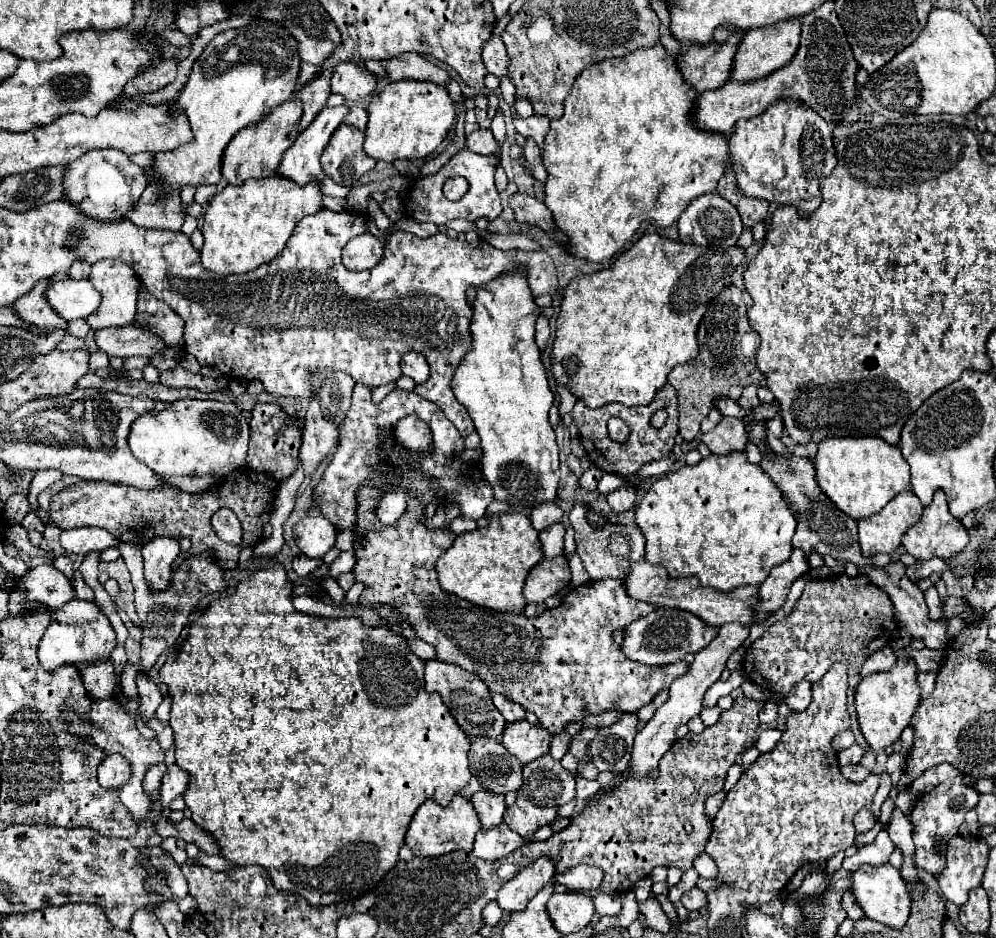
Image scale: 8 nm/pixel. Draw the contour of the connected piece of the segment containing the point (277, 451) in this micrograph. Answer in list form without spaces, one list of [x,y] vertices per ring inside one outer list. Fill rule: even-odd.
[[[258,403],[252,409],[252,419],[250,419],[250,449],[246,463],[254,471],[270,473],[274,479],[284,481],[288,479],[298,461],[298,449],[300,449],[300,425],[296,417],[290,417],[286,411],[282,411],[278,405],[272,403]]]

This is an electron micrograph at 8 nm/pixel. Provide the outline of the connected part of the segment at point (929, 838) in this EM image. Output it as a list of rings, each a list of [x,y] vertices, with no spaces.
[[[948,779],[918,799],[916,807],[912,809],[912,825],[914,825],[912,837],[916,843],[916,863],[920,869],[924,869],[934,877],[942,873],[944,859],[936,853],[934,841],[940,841],[942,845],[946,845],[950,837],[958,833],[958,827],[964,823],[964,815],[976,807],[978,797],[980,793],[974,787],[966,785],[962,779]]]

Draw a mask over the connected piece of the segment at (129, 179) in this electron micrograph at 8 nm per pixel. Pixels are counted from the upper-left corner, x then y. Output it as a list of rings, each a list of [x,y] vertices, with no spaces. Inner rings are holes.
[[[106,149],[106,151],[90,151],[82,155],[82,159],[76,159],[68,165],[64,175],[64,191],[66,199],[78,205],[84,215],[96,217],[96,219],[122,219],[130,207],[140,199],[144,189],[148,187],[146,169],[138,167],[128,159],[126,153]]]

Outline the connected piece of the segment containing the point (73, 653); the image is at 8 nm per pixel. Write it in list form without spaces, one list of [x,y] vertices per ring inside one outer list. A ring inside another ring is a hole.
[[[78,597],[70,599],[62,607],[48,607],[40,601],[26,601],[28,611],[46,611],[50,615],[50,625],[38,645],[38,659],[46,671],[54,671],[56,667],[70,663],[76,667],[82,667],[86,659],[108,659],[112,649],[116,647],[116,633],[106,619],[104,613],[98,611],[98,607],[90,601],[82,601]]]

